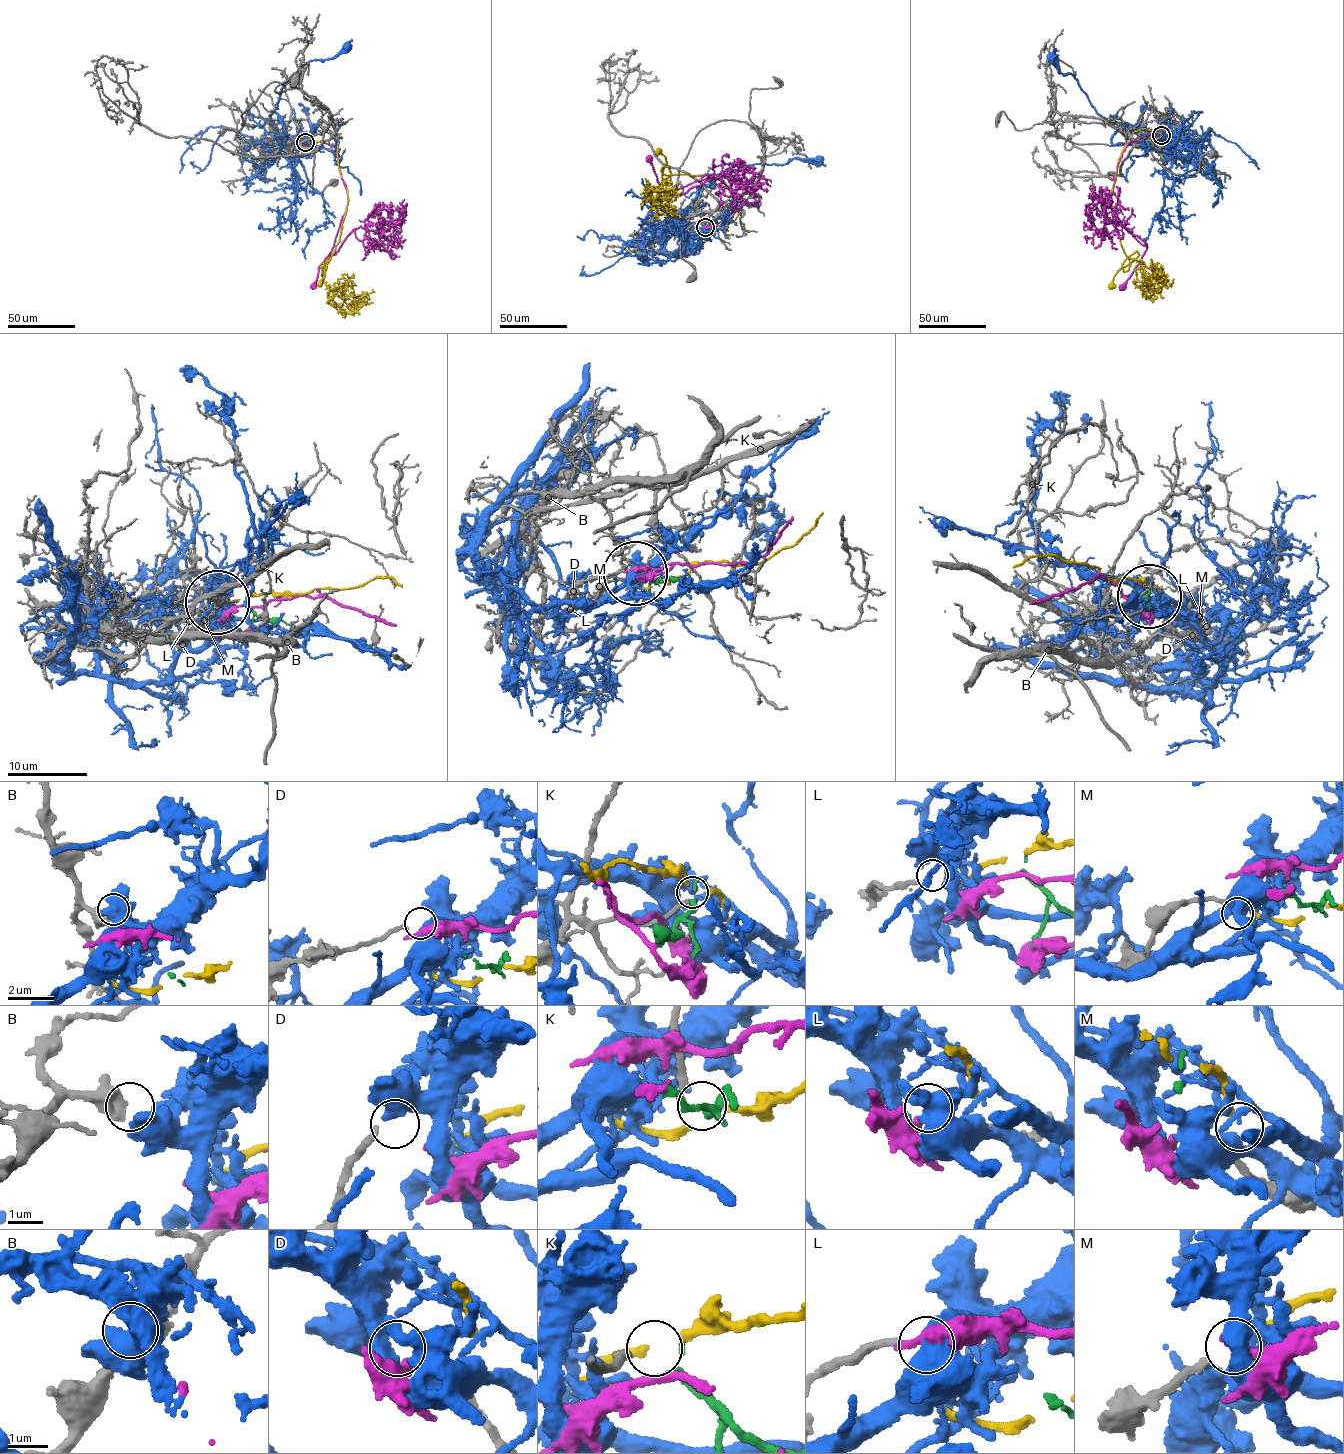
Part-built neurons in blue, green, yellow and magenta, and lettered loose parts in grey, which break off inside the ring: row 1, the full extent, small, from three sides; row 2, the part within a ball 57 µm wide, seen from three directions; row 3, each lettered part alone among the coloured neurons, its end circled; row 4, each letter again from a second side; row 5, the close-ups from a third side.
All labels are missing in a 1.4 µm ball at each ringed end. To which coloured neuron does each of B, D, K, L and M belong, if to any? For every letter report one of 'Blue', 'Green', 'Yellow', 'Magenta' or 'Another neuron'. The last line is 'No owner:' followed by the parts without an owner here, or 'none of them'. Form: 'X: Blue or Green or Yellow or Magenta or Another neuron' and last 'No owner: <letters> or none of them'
B: Another neuron
D: Another neuron
K: Green
L: Magenta
M: Yellow
No owner: B, D

